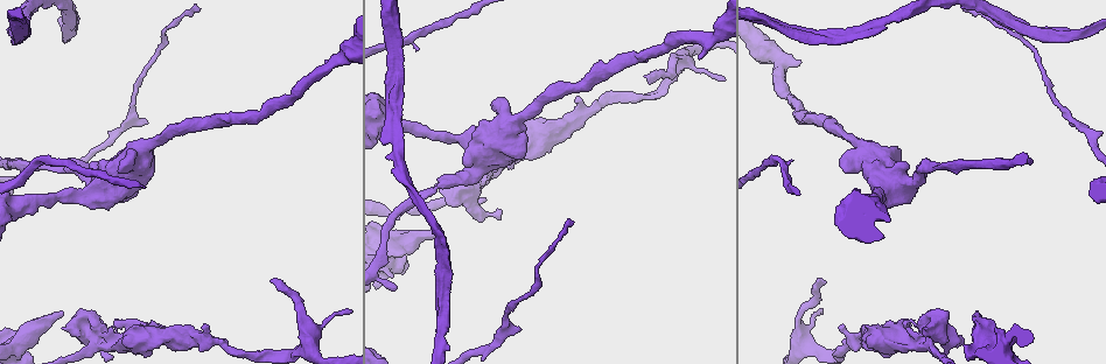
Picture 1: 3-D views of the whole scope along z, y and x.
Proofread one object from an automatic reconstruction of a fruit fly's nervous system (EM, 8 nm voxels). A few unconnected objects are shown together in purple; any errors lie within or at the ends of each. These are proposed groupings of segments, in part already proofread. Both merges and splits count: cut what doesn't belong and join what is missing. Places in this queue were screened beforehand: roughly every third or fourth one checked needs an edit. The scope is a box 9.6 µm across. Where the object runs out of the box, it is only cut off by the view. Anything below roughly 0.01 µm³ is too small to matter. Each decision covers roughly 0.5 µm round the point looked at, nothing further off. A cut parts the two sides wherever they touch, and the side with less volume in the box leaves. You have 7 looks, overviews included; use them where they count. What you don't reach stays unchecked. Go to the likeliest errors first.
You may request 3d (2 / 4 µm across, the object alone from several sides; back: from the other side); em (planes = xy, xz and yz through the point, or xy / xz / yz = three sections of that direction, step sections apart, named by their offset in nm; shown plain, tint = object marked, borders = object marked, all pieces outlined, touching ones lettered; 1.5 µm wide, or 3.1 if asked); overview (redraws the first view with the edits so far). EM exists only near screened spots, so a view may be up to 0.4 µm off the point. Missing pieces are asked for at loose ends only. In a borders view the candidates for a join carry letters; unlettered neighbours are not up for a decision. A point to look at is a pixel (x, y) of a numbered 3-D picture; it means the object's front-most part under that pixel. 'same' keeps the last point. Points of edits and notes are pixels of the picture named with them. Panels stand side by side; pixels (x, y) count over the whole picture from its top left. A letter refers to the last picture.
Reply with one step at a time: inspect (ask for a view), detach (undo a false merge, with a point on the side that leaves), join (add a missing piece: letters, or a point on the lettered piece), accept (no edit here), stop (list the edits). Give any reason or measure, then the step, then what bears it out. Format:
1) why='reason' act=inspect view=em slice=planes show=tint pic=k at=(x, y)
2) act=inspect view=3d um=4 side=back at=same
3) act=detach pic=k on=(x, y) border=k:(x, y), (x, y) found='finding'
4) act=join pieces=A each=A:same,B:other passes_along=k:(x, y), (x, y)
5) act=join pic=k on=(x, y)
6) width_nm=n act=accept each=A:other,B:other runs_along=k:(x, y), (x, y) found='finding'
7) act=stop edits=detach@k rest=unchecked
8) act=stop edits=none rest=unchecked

why='free end' act=inspect view=em slice=planes show=borders pic=1 at=(978, 310)

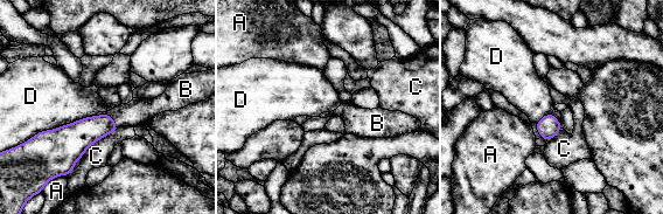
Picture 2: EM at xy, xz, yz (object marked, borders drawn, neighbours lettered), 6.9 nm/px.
longest_contact=D:500nm act=join pieces=B each=A:other,B:same,C:other,D:other passes_along=2:(81, 135), (112, 119), (138, 111) found='the neuron continues'

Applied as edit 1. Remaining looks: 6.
act=inspect view=em slice=planes show=plain pic=1 at=(840, 327)

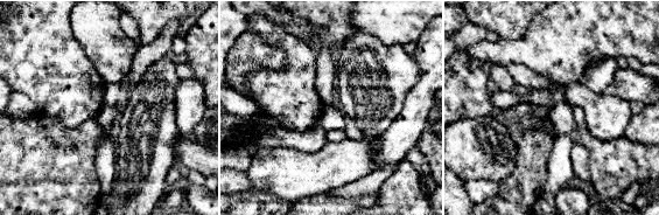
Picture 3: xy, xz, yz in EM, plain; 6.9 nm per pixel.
act=inspect view=em slice=planes show=borders at=same

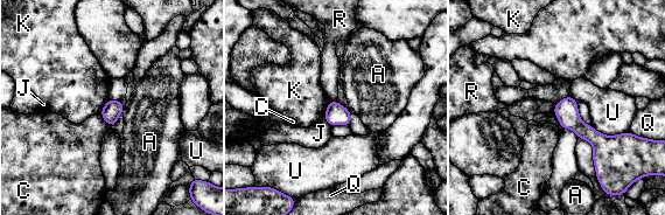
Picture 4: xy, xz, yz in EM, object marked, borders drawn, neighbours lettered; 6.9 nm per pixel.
act=accept each=A:other,C:other,J:other,K:other,Q:other,R:other,U:other border=4:(329, 99), (336, 101) found='none of them fits'

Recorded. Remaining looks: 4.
why='a fork' act=inspect view=3d um=2 pic=1 at=(858, 28)

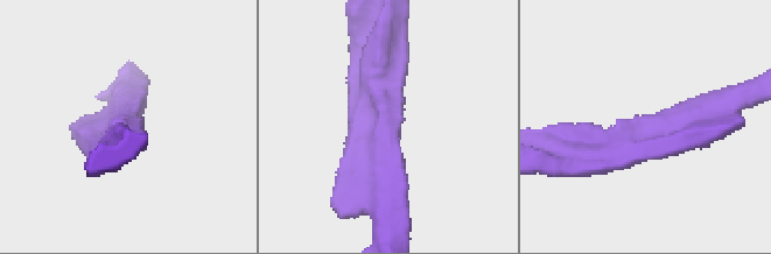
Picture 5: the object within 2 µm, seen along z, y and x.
why='shape alone is not enough' act=inspect view=em slice=planes show=borders pic=5 at=(387, 119)

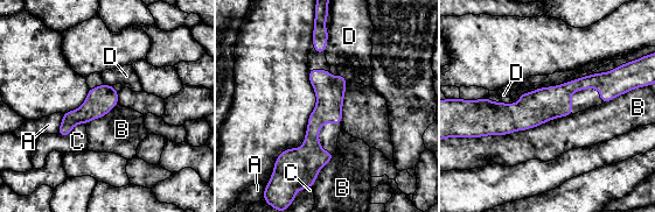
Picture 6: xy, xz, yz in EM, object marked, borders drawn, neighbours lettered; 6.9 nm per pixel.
act=accept each=A:other,B:other,C:other,D:other border=6:(571, 113), (524, 129), (478, 138) found='all the same neuron'

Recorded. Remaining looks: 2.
act=stop edits=join@2 rest=unchecked

